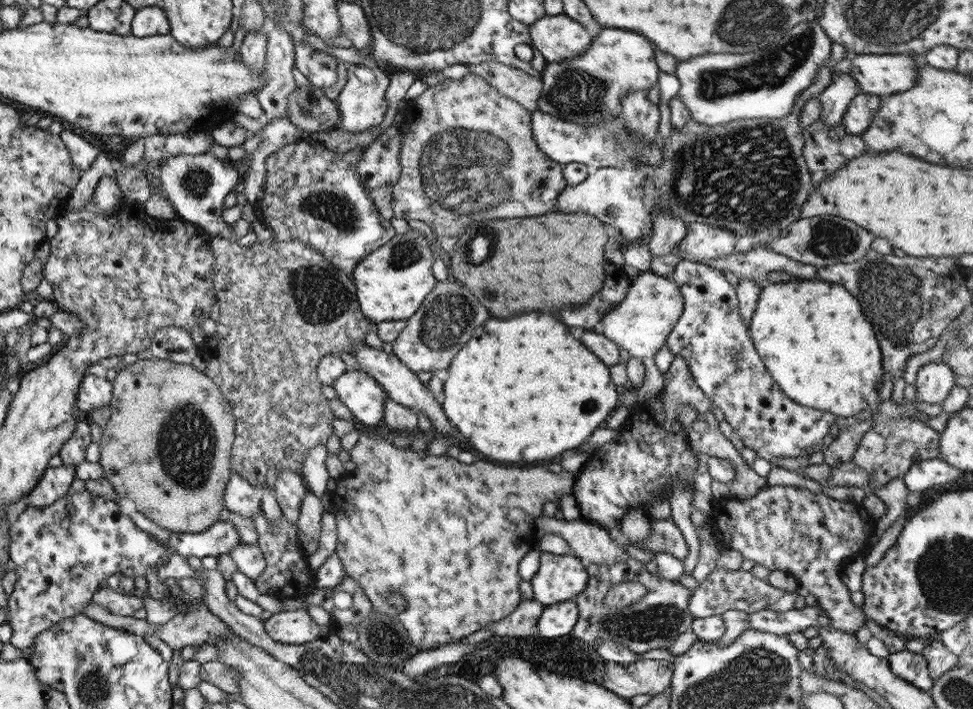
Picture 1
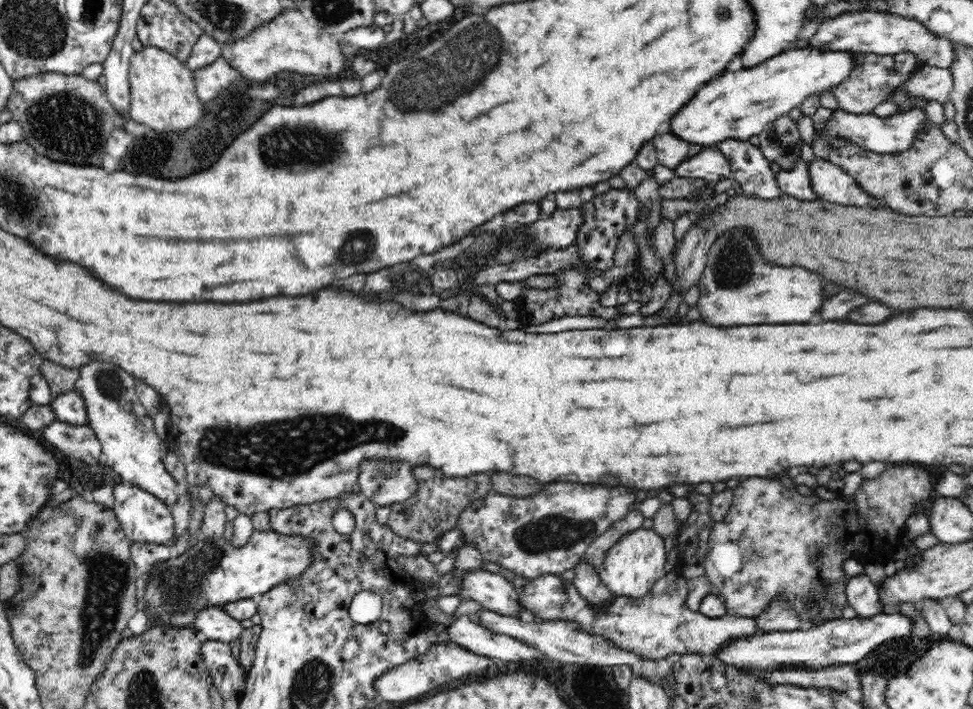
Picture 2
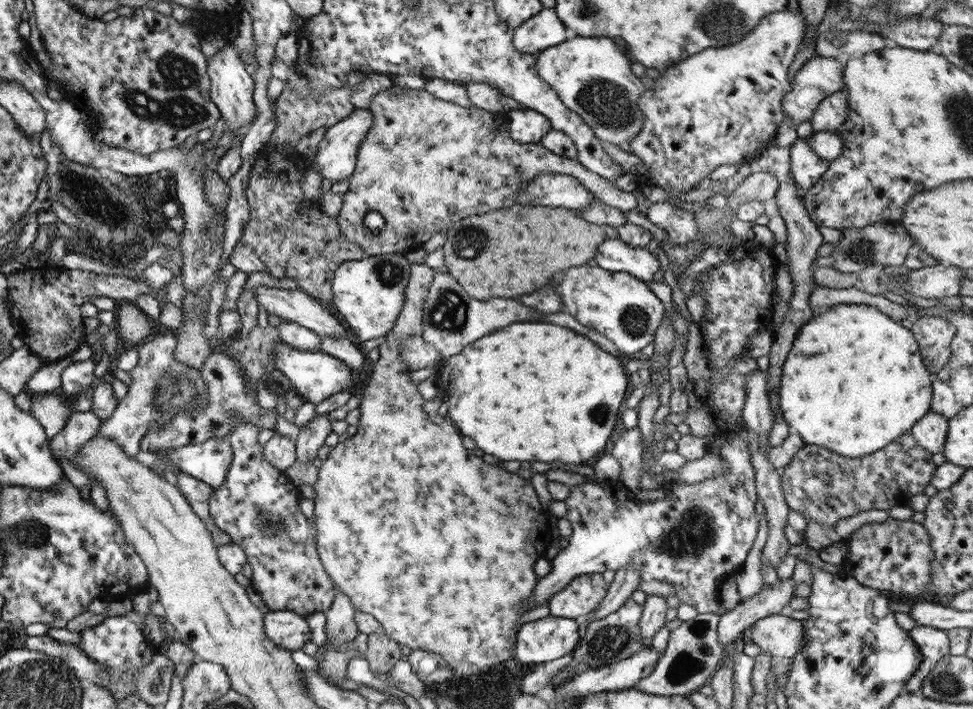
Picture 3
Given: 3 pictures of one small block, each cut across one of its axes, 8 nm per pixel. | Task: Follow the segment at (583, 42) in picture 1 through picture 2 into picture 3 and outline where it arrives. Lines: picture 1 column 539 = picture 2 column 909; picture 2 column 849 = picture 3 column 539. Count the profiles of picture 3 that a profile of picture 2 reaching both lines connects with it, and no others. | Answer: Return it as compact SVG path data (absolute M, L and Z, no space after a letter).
M542 8L513 29L511 44L521 53L536 54L565 40L565 26L554 9Z

